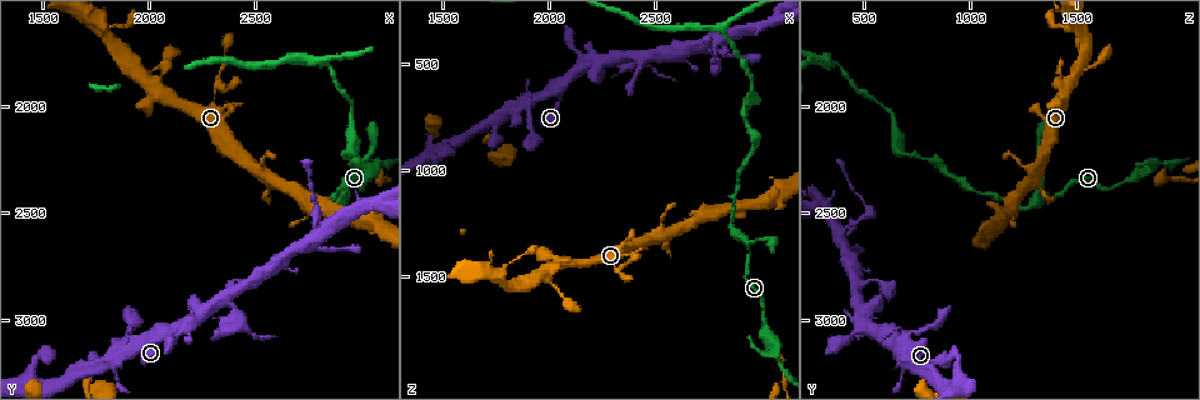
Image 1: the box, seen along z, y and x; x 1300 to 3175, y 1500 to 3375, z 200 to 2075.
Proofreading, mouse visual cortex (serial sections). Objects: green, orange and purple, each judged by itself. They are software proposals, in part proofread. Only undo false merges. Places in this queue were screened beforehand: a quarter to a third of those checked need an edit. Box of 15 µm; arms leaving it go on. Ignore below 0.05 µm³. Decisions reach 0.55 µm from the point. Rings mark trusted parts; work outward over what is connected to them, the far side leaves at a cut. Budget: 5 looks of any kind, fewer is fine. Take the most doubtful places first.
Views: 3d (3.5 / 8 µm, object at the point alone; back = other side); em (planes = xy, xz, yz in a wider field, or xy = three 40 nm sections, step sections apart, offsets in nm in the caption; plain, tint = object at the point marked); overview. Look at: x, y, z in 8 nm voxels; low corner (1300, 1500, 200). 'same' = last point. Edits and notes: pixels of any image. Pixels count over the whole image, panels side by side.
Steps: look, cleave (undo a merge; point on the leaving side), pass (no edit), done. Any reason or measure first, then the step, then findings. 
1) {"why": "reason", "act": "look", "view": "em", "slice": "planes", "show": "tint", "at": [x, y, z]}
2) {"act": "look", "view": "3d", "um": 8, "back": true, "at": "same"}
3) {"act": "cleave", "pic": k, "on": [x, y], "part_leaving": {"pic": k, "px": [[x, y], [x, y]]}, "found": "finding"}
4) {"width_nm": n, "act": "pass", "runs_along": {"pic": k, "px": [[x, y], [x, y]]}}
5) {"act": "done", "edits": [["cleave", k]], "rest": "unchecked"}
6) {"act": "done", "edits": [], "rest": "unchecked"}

{"why": "three arms meet", "act": "look", "view": "3d", "um": 3.5, "at": [2940, 2430, 1360]}

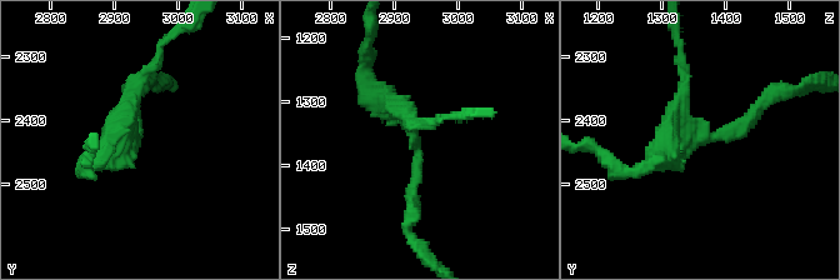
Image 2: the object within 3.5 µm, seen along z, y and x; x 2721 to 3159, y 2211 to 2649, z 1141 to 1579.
{"arms": 3, "arm_widths_nm": [200, 200, 250], "why": "now the EM", "act": "look", "view": "em", "slice": "xy", "step": 5, "show": "tint", "at": [2940, 2430, 1370]}

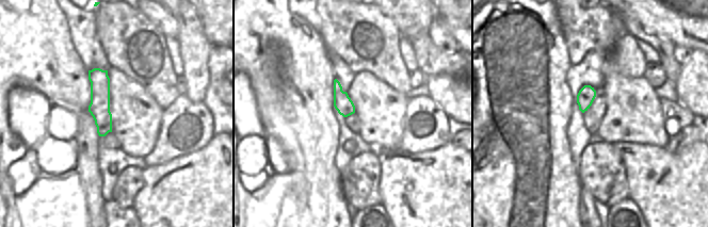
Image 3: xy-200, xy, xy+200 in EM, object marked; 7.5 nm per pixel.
{"why": "another direction", "act": "look", "view": "em", "slice": "xy", "step": 3, "show": "tint", "at": "same"}

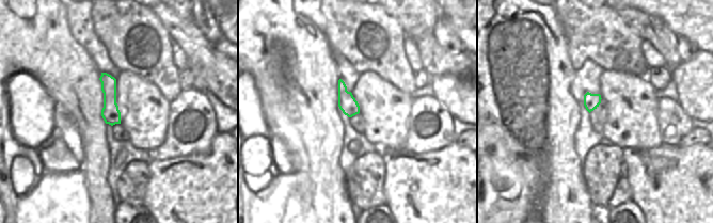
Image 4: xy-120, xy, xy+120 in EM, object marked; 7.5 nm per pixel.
{"act": "pass", "found": "all the same cell"}

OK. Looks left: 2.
{"act": "look", "view": "3d", "um": 3.5, "at": [2300, 1920, 1450]}

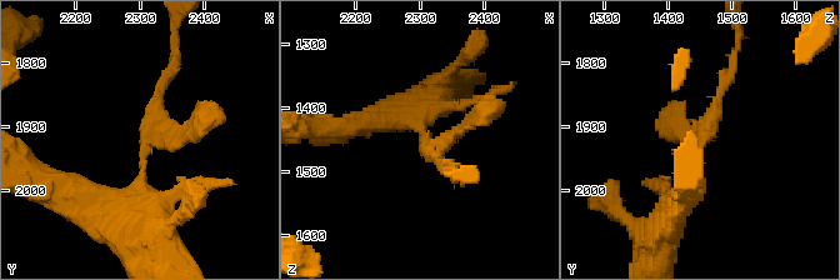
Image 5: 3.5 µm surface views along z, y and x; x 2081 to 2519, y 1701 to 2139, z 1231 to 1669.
{"act": "pass", "runs_along": {"pic": 5, "px": [[673, 210], [733, 65]]}, "found": "one cell here"}

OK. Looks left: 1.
{"act": "done", "edits": [], "rest": "unchecked"}

